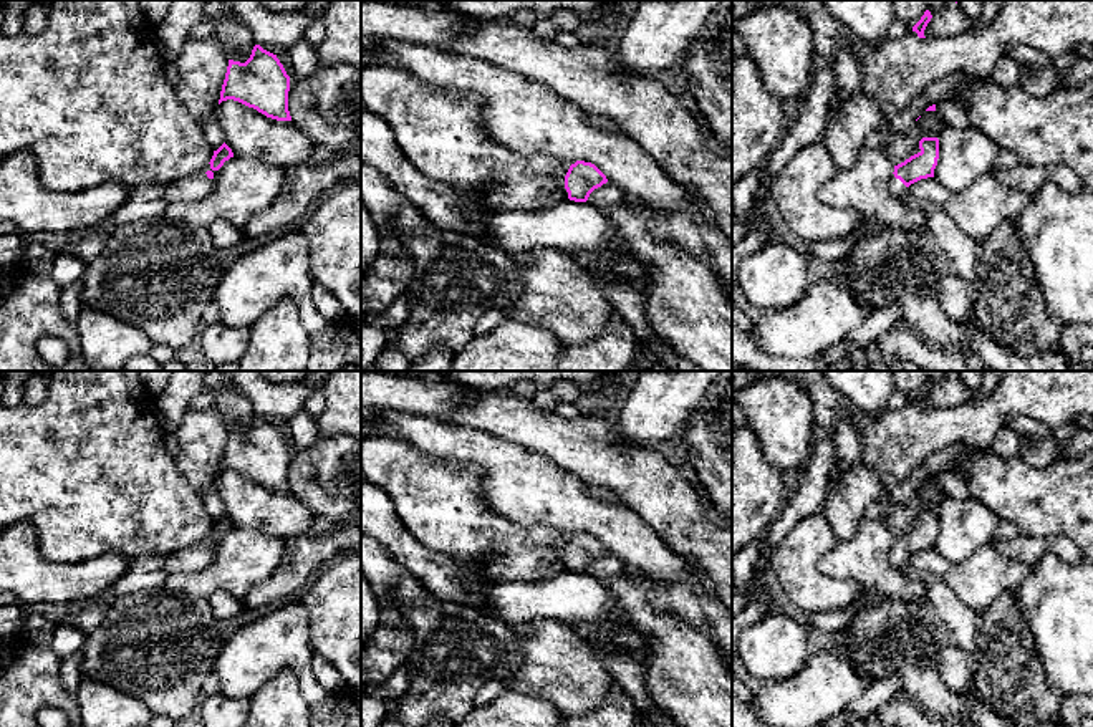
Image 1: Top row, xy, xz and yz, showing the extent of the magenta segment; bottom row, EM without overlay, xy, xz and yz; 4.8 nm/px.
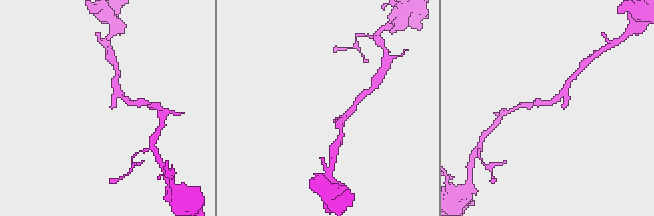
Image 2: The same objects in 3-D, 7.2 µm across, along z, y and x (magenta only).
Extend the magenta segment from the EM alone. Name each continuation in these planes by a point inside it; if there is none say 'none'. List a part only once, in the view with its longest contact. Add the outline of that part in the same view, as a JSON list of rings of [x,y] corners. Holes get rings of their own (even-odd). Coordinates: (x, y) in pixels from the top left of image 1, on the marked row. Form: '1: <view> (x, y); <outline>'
1: yz (896, 187); [[[893,174],[891,182],[889,182],[889,192],[891,192],[896,199],[904,200],[906,195],[909,194],[909,187],[906,187],[906,185],[904,185],[899,179],[896,179],[894,174]]]

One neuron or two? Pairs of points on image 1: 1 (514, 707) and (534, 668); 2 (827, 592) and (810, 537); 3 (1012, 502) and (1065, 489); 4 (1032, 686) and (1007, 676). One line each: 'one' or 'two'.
1: two
2: one
3: one
4: one

